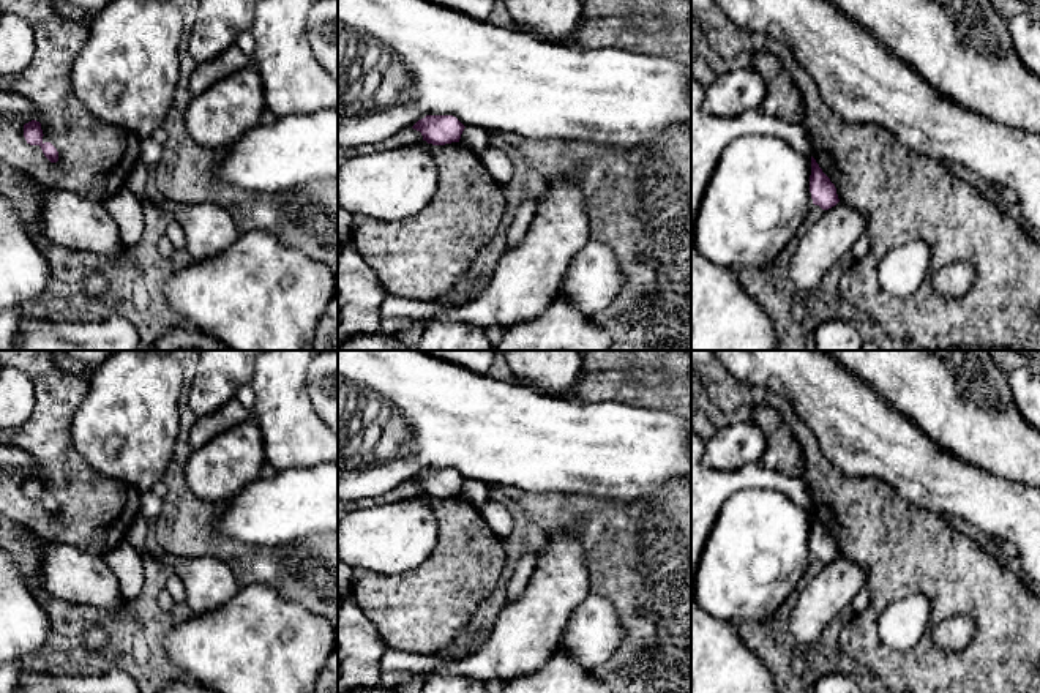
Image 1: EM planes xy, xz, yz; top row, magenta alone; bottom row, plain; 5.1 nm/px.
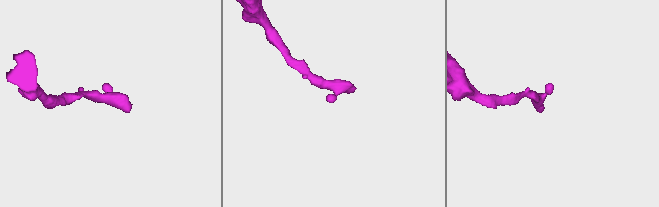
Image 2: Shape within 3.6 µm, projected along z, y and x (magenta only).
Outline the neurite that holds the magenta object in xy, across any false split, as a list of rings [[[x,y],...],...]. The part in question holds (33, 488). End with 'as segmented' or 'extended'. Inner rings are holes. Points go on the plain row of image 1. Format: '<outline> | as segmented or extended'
[[[32,474],[32,475],[24,478],[24,491],[25,491],[27,497],[30,497],[30,499],[39,499],[43,507],[44,507],[44,510],[51,516],[57,516],[58,515],[58,505],[57,505],[57,502],[51,496],[44,496],[43,489],[44,488],[43,488],[39,475]]] | as segmented

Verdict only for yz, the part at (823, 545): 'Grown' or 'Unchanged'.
Unchanged

